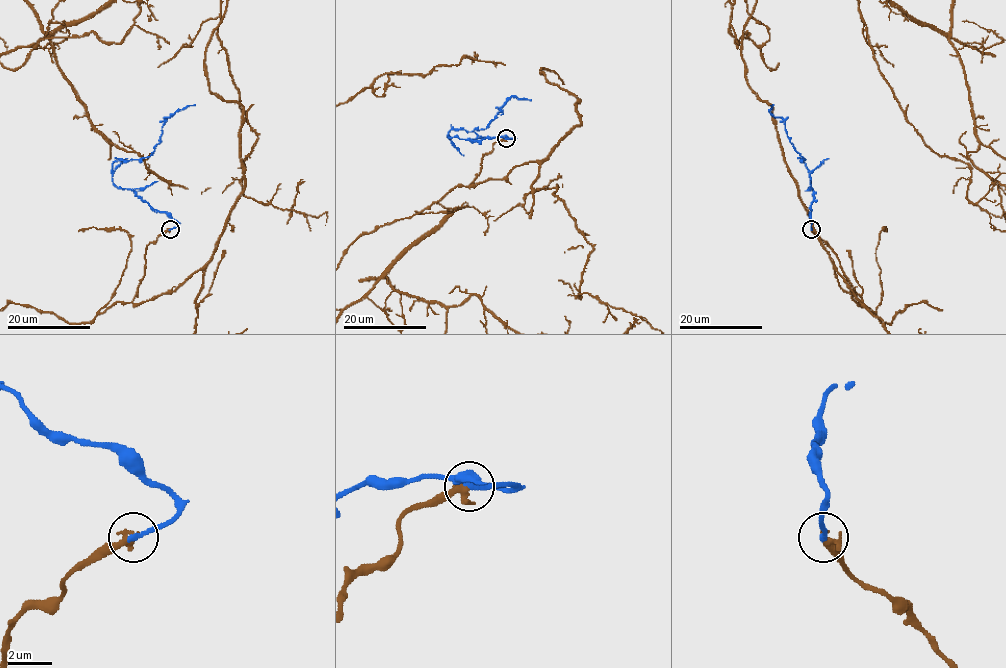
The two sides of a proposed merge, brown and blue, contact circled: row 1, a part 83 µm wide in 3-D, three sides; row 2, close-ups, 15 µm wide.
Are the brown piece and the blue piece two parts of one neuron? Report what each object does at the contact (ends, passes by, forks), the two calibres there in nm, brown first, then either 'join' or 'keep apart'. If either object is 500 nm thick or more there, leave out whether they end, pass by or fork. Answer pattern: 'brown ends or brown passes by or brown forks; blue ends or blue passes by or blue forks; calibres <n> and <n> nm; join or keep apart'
brown passes by; blue ends; calibres 200 and 260 nm; join

